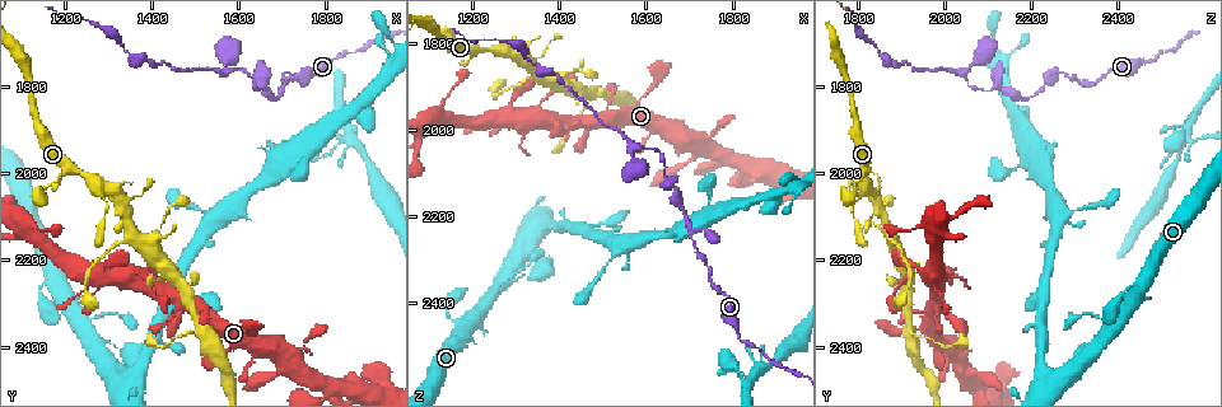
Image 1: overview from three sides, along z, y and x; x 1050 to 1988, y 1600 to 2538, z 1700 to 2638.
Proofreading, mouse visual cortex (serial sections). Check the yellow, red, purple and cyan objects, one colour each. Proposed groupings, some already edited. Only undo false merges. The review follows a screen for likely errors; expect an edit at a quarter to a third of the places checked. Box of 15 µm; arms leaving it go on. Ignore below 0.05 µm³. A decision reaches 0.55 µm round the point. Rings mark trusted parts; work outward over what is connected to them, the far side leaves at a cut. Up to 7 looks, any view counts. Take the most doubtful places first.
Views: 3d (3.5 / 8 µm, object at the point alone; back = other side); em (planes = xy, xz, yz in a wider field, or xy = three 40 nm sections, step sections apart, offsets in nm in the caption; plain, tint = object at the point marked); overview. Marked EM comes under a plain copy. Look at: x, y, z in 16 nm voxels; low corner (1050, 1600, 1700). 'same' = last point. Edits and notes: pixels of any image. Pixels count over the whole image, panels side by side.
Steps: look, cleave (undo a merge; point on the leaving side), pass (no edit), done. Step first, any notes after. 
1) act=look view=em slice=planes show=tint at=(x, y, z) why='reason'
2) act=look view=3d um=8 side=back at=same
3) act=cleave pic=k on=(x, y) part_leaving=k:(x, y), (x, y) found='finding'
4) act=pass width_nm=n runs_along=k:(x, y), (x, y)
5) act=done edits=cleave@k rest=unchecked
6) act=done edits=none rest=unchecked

act=look view=3d um=8 at=(1710, 1785, 2230) why='sharp bend'

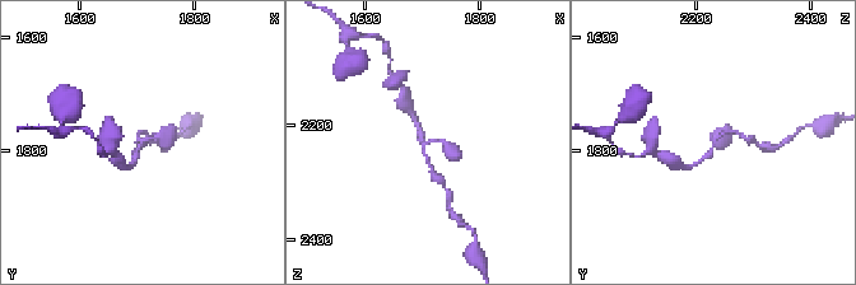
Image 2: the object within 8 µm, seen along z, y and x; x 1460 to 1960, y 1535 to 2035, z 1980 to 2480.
act=look view=3d um=3.5 at=(1710, 1785, 2230)

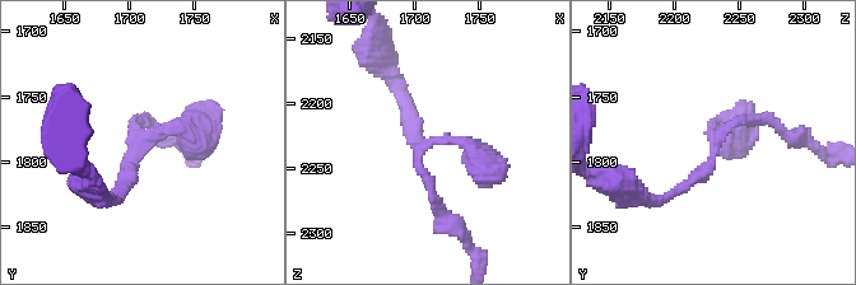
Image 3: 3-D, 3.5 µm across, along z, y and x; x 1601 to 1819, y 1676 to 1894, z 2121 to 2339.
act=look view=em slice=xy step=1 show=tint at=(1704, 1782, 2234) arms=3 arm_widths_nm=150,200,250 why='shape alone is not enough'

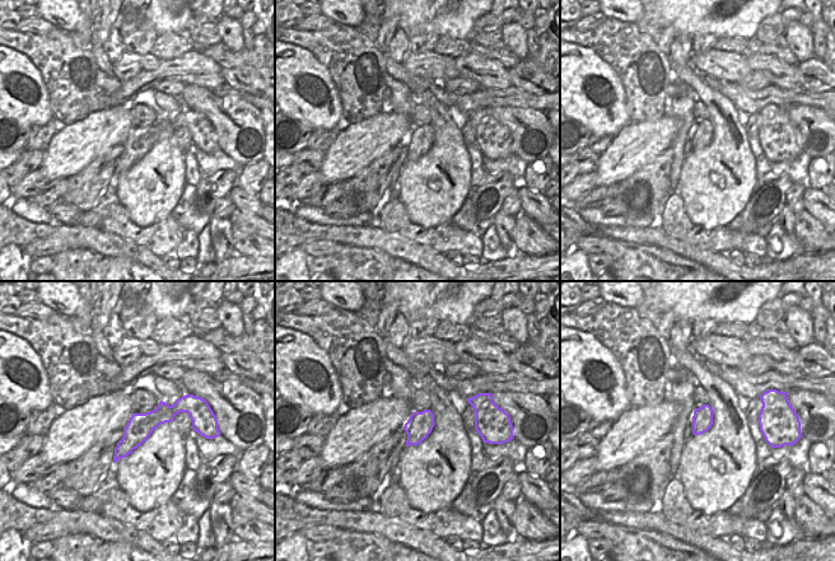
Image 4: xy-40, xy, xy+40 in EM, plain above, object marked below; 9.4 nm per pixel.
act=pass width_nm=240 runs_along=3:(786, 134), (770, 118), (740, 118), (669, 196) found='all the same cell'

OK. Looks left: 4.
act=look view=3d um=3.5 side=back at=(1665, 1800, 2125) why='thin neck'

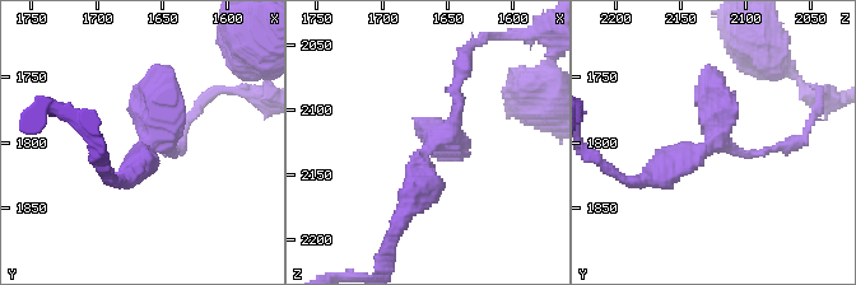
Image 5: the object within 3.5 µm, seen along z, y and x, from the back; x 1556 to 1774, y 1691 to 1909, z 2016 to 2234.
act=look view=em slice=xy step=5 show=tint at=(1656, 1800, 2124)

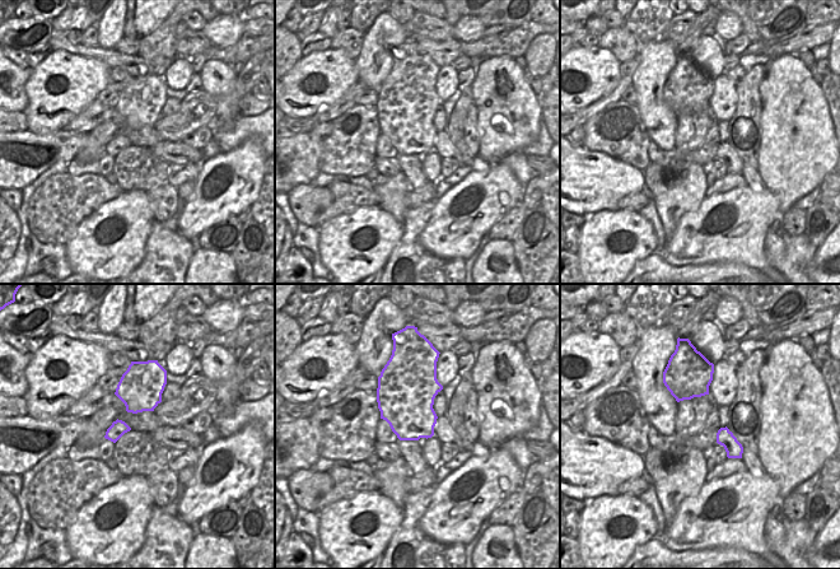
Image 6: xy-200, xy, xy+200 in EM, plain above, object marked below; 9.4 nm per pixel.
act=look view=em slice=xy step=1 show=tint at=same

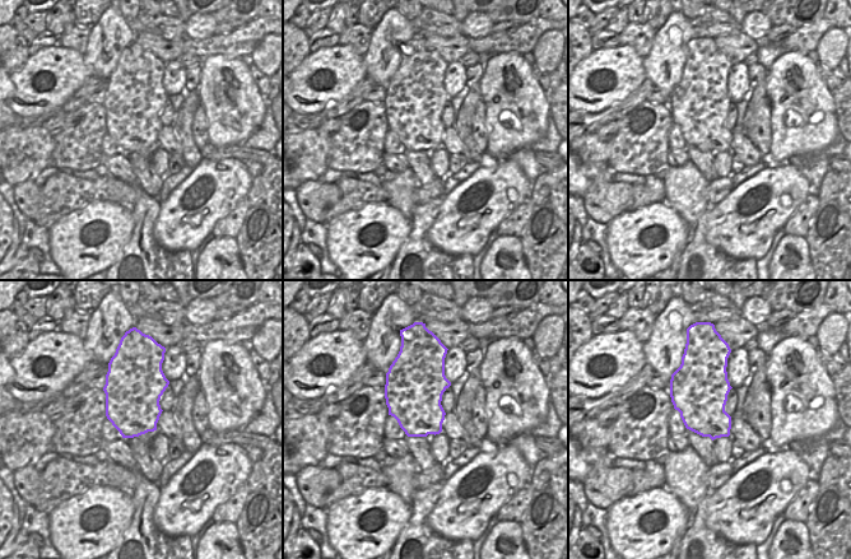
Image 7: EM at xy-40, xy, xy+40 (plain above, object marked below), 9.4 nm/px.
act=pass runs_along=5:(410, 205), (422, 153), (457, 115), (461, 71) found='one cell here'

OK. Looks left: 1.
act=done edits=none rest=unchecked

